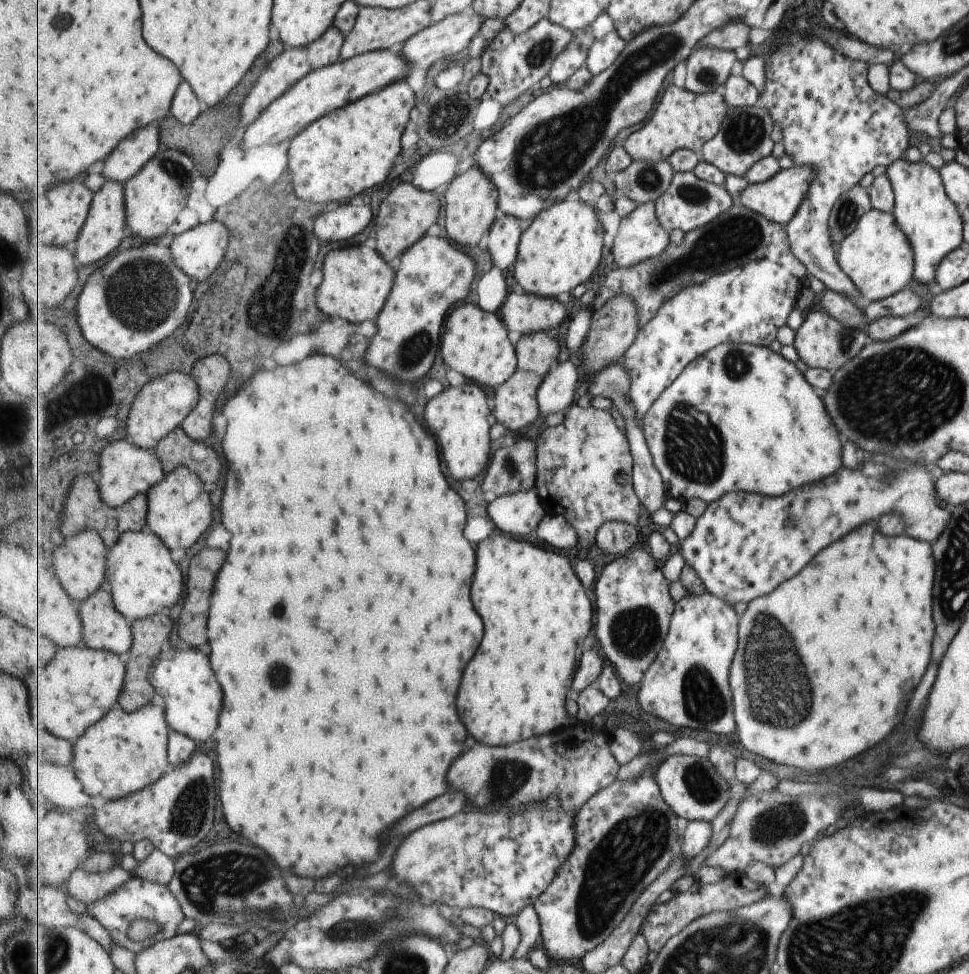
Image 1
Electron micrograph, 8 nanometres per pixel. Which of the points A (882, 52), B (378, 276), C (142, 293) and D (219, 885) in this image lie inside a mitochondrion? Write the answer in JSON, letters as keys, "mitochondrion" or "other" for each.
{"A":"other","B":"other","C":"mitochondrion","D":"mitochondrion"}

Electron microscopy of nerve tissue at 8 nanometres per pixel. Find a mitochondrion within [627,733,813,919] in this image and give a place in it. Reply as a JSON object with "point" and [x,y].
{"point":[784,820]}

